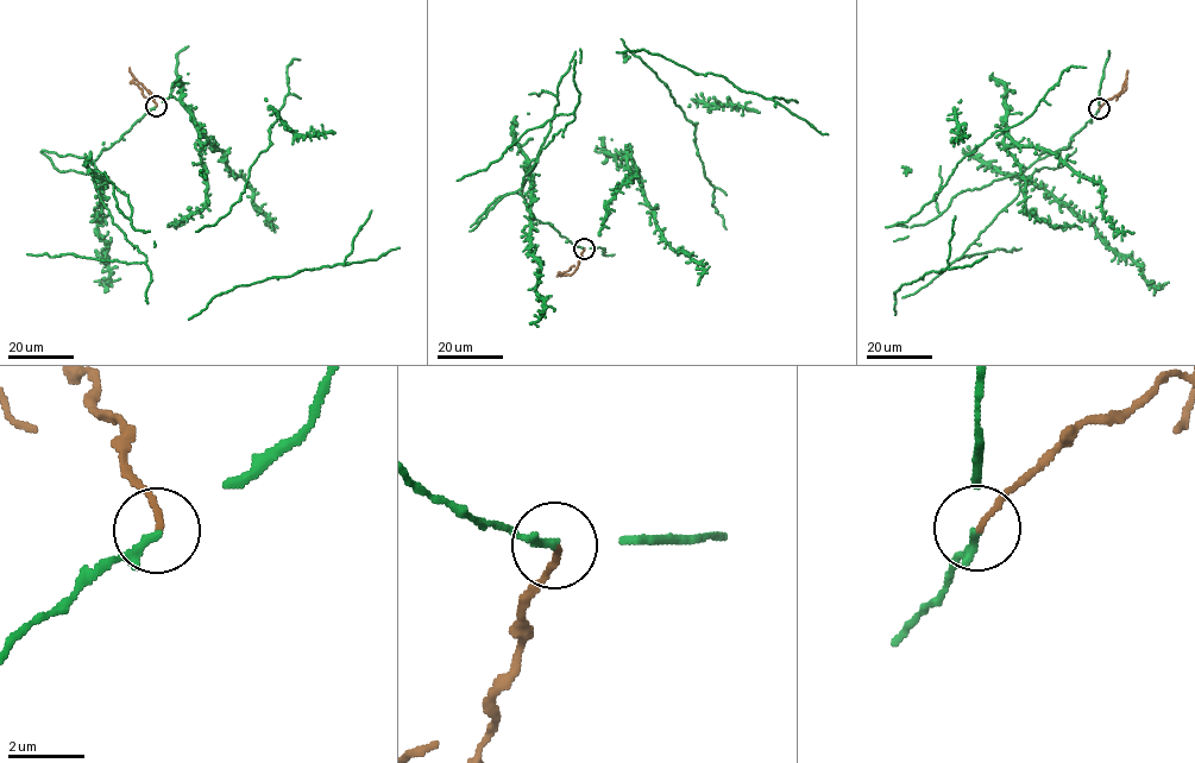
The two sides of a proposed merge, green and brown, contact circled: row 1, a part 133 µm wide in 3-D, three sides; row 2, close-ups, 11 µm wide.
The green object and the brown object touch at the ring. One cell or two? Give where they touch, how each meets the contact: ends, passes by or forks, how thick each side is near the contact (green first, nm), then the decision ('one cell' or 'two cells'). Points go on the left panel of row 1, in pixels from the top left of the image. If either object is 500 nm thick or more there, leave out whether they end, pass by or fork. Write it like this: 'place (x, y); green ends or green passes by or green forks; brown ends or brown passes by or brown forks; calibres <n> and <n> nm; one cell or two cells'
place (156, 106); green ends; brown ends; calibres 220 and 160 nm; two cells

